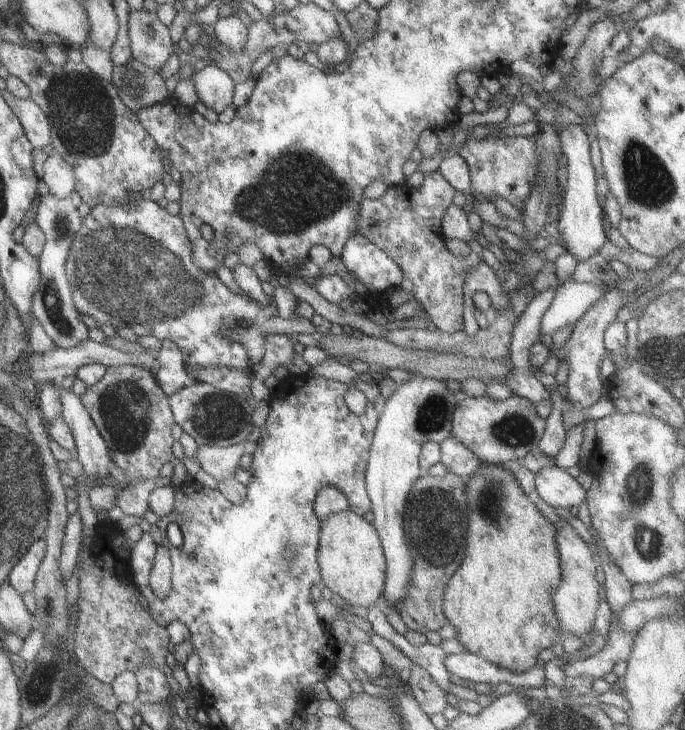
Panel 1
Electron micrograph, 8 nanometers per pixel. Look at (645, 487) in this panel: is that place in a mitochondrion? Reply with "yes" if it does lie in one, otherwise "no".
yes

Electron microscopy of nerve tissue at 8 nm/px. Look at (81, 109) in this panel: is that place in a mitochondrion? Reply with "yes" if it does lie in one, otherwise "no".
yes

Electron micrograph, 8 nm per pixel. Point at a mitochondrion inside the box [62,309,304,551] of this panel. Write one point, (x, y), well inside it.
(124, 407)

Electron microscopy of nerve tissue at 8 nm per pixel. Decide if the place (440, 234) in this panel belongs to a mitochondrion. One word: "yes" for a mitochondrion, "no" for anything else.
no

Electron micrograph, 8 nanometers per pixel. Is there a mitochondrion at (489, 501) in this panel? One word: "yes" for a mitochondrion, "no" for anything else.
yes

